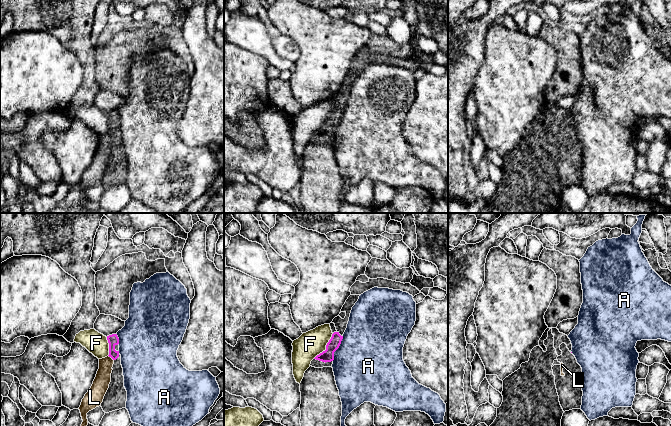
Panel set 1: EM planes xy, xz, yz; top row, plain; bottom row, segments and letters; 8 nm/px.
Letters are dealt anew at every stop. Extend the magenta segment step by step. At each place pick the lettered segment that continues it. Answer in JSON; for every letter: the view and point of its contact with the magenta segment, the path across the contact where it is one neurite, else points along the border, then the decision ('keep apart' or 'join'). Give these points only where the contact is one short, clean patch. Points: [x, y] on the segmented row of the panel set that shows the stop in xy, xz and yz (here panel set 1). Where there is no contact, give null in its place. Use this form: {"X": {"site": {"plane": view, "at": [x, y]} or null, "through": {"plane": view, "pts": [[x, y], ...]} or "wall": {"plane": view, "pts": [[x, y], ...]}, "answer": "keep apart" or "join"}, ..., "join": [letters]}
{"A": {"site": {"plane": "xz", "at": [338, 347]}, "wall": {"plane": "xz", "pts": [[343, 336], [339, 347], [334, 352], [332, 360]]}, "answer": "keep apart"}, "F": {"site": {"plane": "xz", "at": [326, 347]}, "wall": {"plane": "xz", "pts": [[333, 333], [326, 348], [313, 358]]}, "answer": "keep apart"}, "L": {"site": {"plane": "xy", "at": [111, 357]}, "wall": {"plane": "xy", "pts": [[108, 355], [113, 360]]}, "answer": "keep apart"}, "join": []}

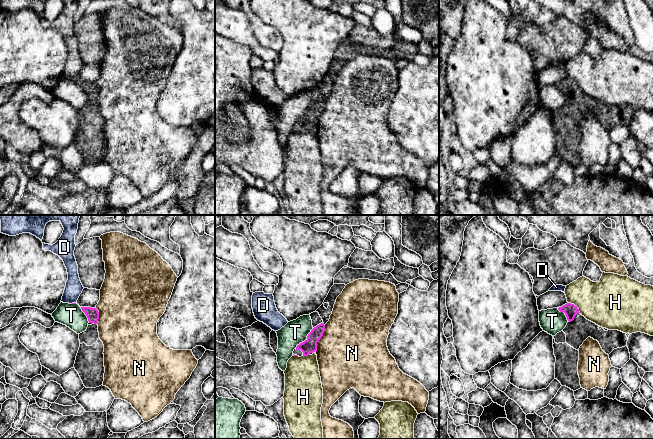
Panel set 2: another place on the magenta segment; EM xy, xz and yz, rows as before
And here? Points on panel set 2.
{"D": {"site": {"plane": "xy", "at": [73, 303]}, "wall": {"plane": "xy", "pts": [[75, 302], [71, 303]]}, "answer": "keep apart"}, "H": {"site": {"plane": "yz", "at": [575, 306]}, "wall": {"plane": "yz", "pts": [[568, 302], [572, 303], [580, 312]]}, "answer": "keep apart"}, "N": {"site": {"plane": "xz", "at": [320, 338]}, "wall": {"plane": "xz", "pts": [[325, 325], [323, 335], [317, 342], [316, 351]]}, "answer": "keep apart"}, "T": {"site": {"plane": "xz", "at": [305, 340]}, "wall": {"plane": "xz", "pts": [[313, 328], [307, 337], [295, 348]]}, "answer": "keep apart"}, "join": []}

